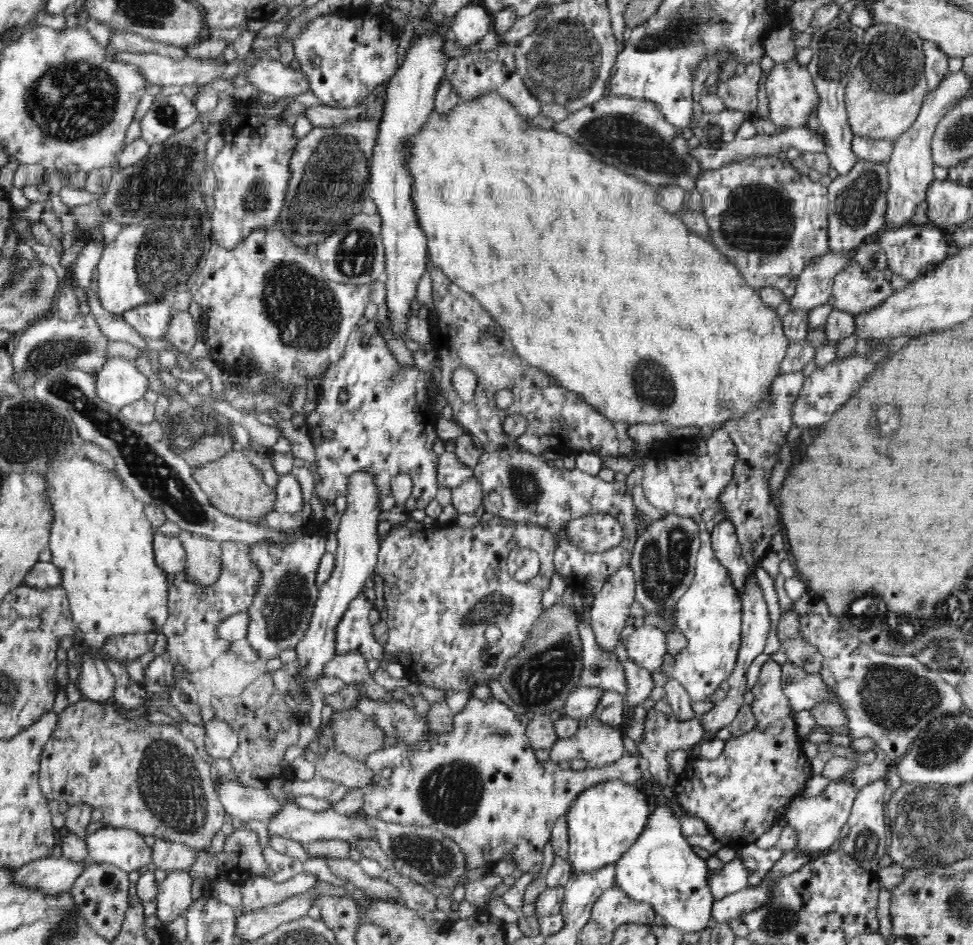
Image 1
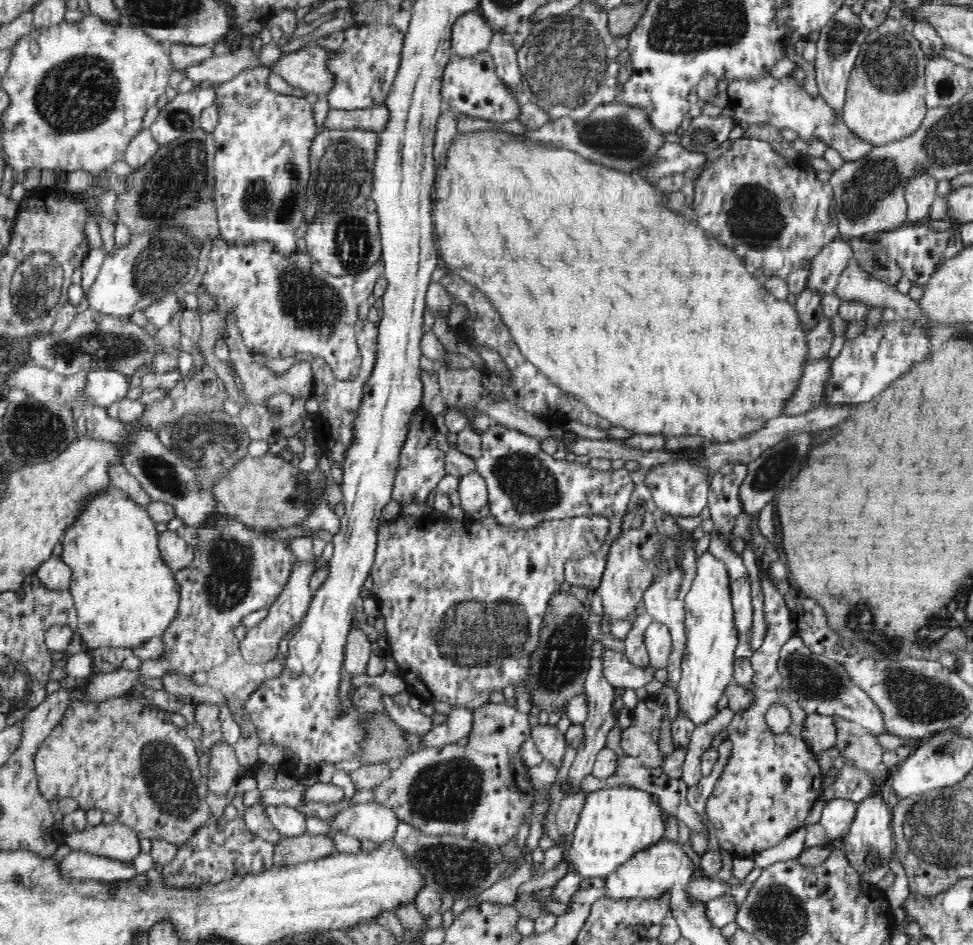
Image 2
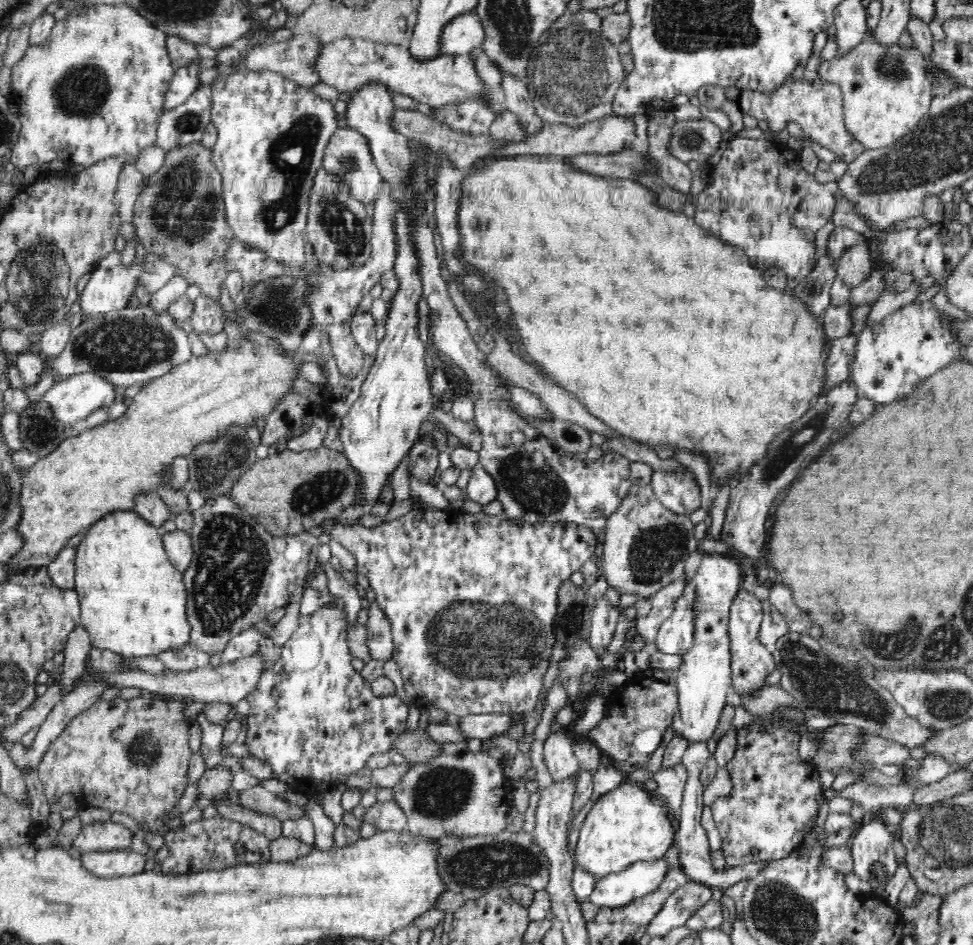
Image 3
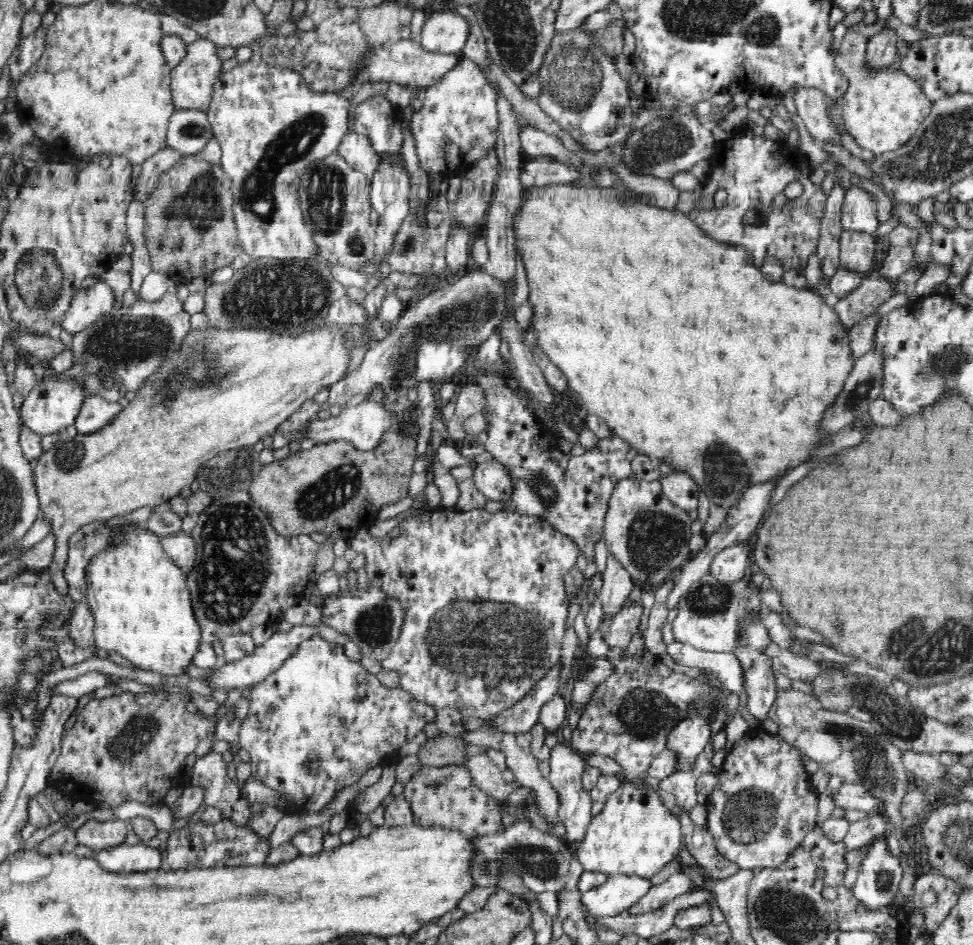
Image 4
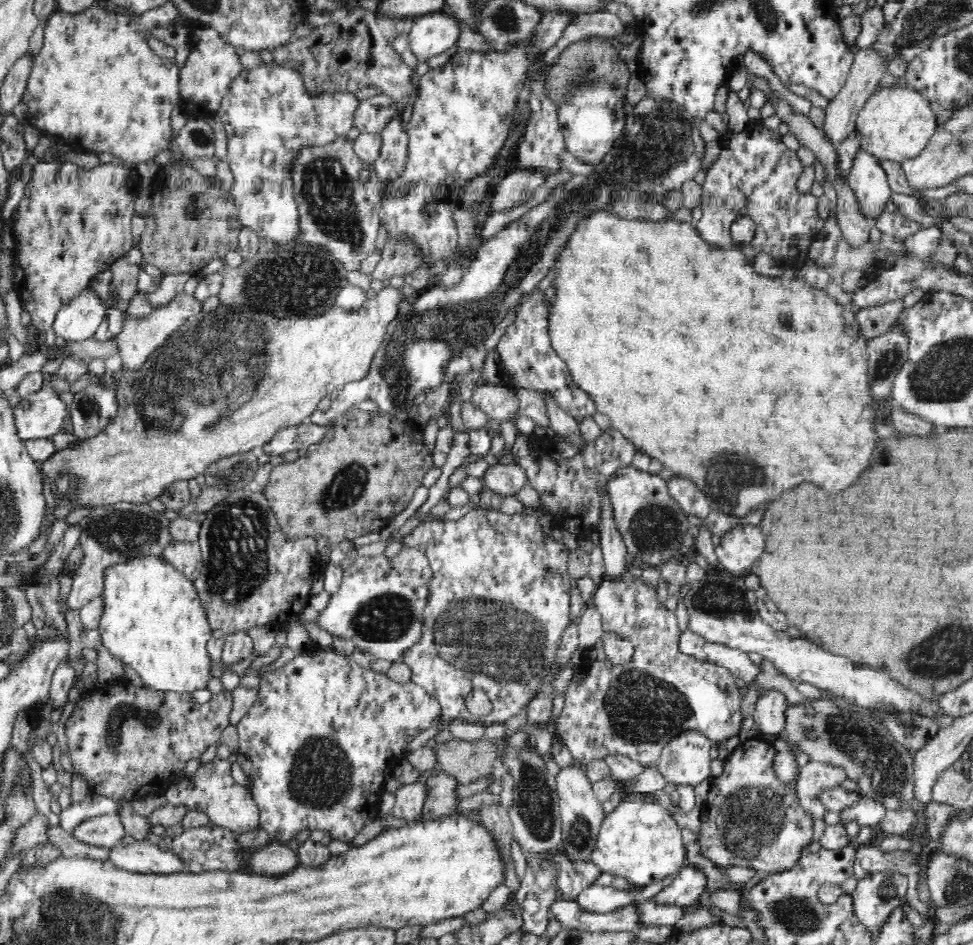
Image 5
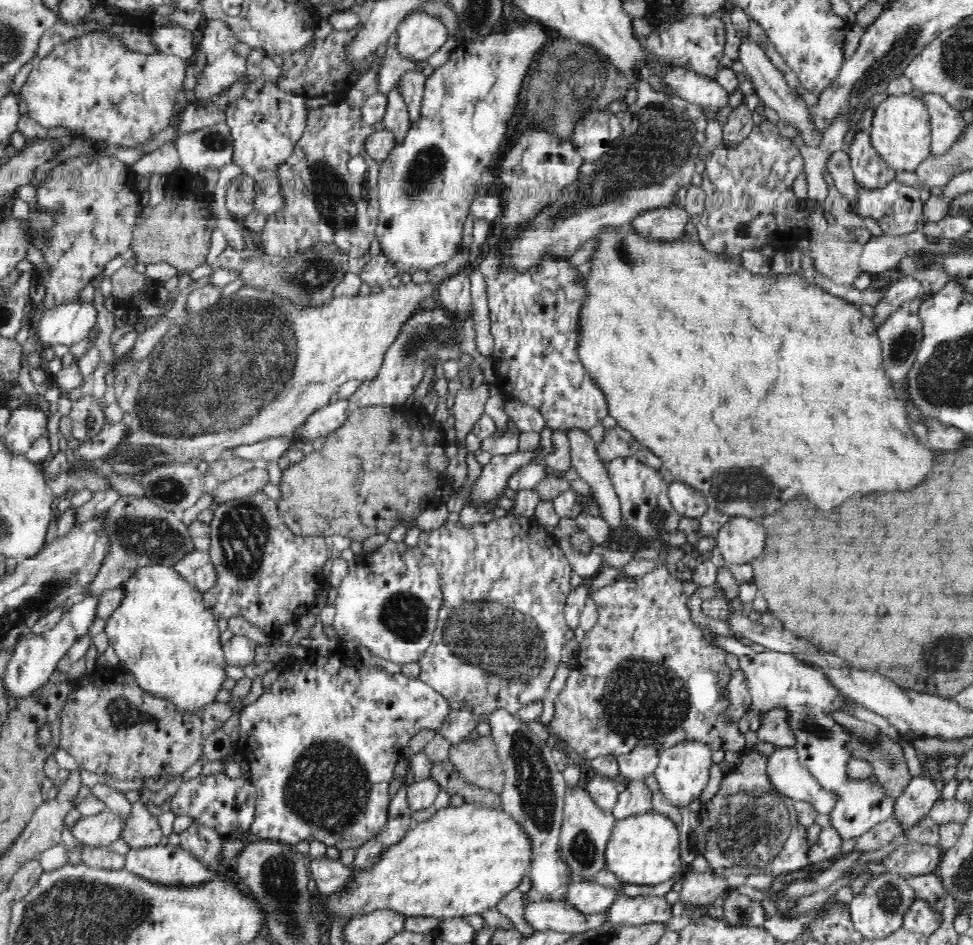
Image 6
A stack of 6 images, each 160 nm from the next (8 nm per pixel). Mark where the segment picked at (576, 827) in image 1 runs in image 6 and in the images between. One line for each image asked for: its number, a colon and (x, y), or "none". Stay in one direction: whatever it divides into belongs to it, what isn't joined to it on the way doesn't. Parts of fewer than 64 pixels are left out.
2: (616, 823)
3: (628, 825)
4: (635, 834)
5: (640, 842)
6: (644, 849)

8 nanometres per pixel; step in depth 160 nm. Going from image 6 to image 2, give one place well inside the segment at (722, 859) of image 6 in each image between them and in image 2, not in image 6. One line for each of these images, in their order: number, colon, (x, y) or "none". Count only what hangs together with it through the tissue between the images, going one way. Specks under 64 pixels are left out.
2: (771, 781)
3: (775, 797)
4: (760, 810)
5: (749, 818)

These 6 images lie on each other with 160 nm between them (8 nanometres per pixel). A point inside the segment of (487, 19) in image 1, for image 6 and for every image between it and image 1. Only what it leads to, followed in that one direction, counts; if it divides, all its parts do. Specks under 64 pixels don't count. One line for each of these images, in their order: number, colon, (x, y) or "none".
2: (470, 35)
3: (462, 34)
4: (445, 32)
5: (431, 34)
6: (418, 35)

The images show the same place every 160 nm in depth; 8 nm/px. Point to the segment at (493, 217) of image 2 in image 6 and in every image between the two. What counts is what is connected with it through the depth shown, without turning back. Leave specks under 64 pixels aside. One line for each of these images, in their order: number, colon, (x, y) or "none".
3: (698, 353)
4: (698, 346)
5: (775, 371)
6: (750, 387)

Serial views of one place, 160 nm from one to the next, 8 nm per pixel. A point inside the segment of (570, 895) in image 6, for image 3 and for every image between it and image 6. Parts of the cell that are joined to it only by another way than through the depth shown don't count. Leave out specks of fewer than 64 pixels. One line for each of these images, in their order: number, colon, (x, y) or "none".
3: (614, 890)
4: (619, 892)
5: (601, 899)

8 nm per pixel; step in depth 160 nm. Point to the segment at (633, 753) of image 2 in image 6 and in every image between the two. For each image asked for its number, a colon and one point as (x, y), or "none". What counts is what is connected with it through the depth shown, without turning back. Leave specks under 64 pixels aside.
3: (633, 725)
4: (629, 716)
5: (635, 709)
6: (647, 674)

